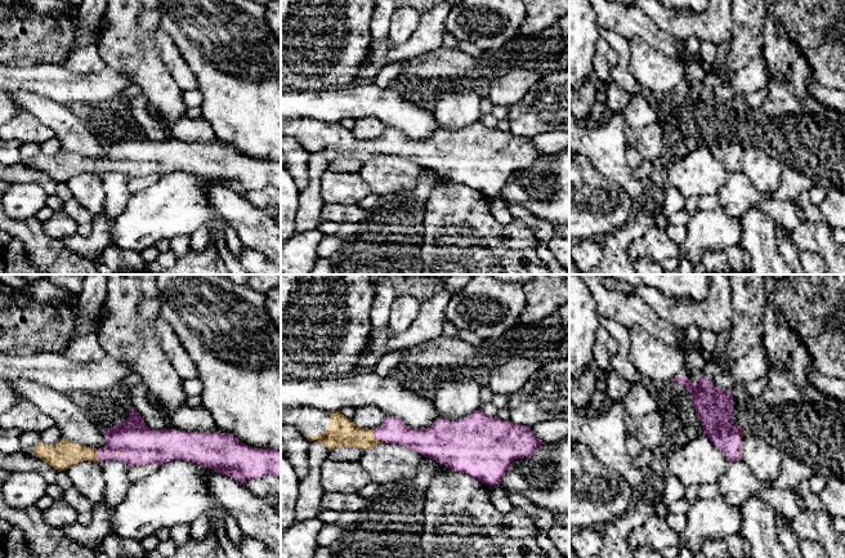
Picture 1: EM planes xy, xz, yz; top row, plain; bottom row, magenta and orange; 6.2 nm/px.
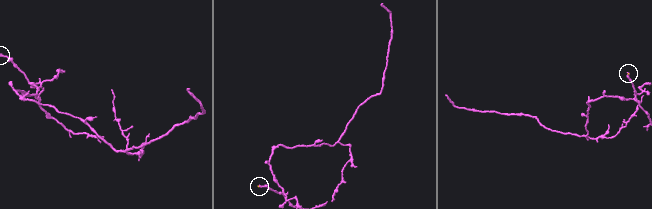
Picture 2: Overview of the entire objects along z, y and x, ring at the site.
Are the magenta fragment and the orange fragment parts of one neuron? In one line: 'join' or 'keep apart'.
join

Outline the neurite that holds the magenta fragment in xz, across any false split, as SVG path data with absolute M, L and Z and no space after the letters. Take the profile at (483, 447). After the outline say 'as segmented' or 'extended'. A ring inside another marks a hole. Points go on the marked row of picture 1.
M300 406L281 411L281 424L298 427L309 442L321 442L330 451L339 446L363 450L370 450L380 443L403 446L442 463L455 472L466 473L489 487L500 485L515 459L531 457L541 445L545 445L531 433L529 427L514 424L510 420L505 421L497 416L487 416L480 410L456 421L439 418L428 428L410 428L398 418L385 416L381 427L368 429L357 427L341 411L327 412L316 407Z; extended

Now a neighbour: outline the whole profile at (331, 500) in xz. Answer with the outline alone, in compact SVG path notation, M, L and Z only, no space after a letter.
M325 491L321 508L335 512L356 512L362 510L367 504L358 494L340 494L336 491Z

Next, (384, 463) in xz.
M380 443L363 450L359 464L372 483L415 481L419 465L429 459L403 446Z

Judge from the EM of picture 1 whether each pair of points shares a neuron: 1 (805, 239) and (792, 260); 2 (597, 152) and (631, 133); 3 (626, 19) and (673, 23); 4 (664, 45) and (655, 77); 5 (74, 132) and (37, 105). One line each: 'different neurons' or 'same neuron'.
1: different neurons
2: different neurons
3: different neurons
4: different neurons
5: same neuron

